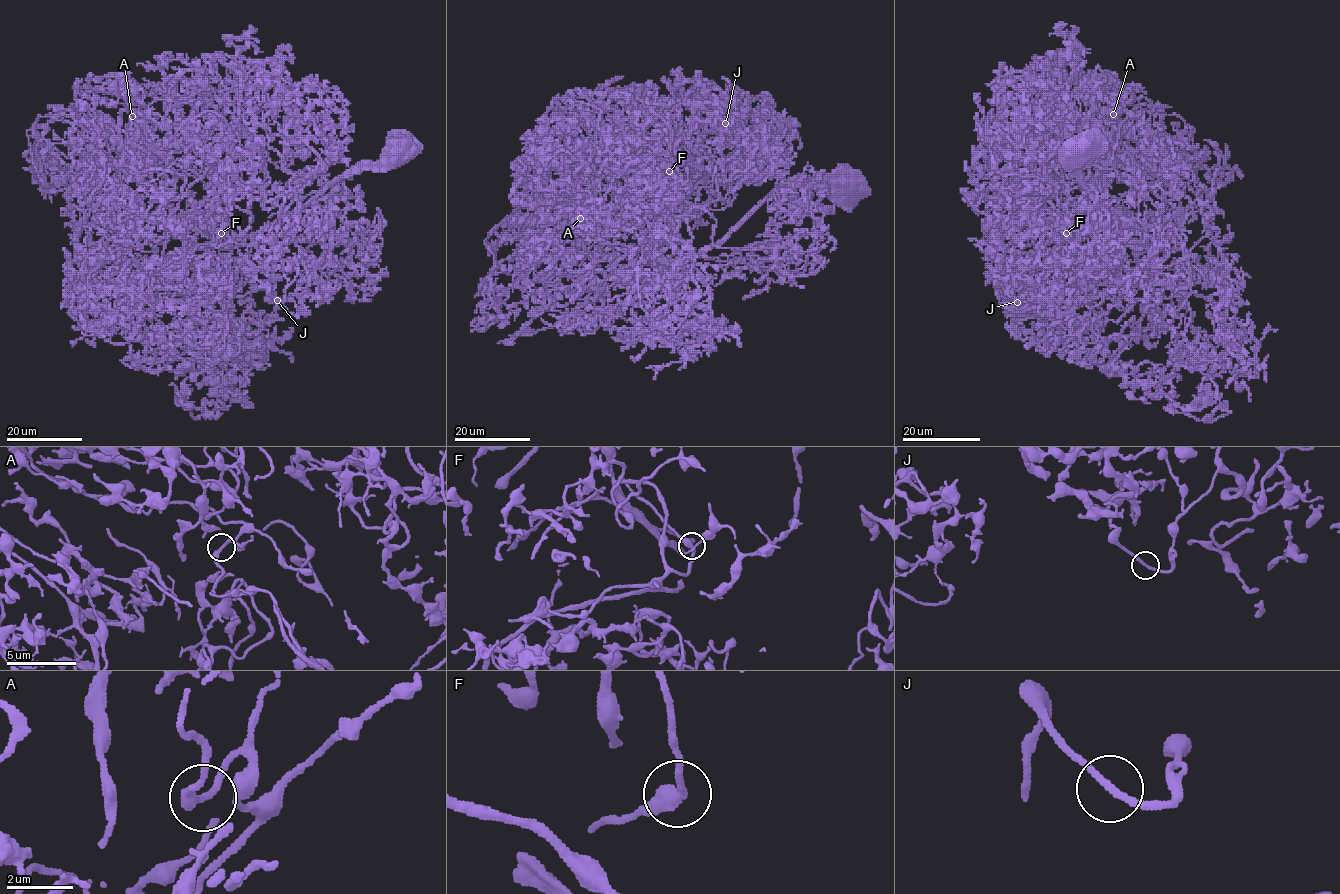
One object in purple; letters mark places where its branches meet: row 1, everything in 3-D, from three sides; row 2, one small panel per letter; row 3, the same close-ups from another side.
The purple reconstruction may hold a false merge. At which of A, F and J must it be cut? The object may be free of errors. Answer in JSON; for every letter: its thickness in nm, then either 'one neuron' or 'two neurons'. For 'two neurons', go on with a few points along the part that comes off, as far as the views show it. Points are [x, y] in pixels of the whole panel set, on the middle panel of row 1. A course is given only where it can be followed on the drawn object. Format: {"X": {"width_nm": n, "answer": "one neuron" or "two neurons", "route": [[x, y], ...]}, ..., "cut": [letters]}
{"A": {"width_nm": 280, "answer": "one neuron"}, "F": {"width_nm": 360, "answer": "one neuron"}, "J": {"width_nm": 190, "answer": "one neuron"}, "cut": []}

